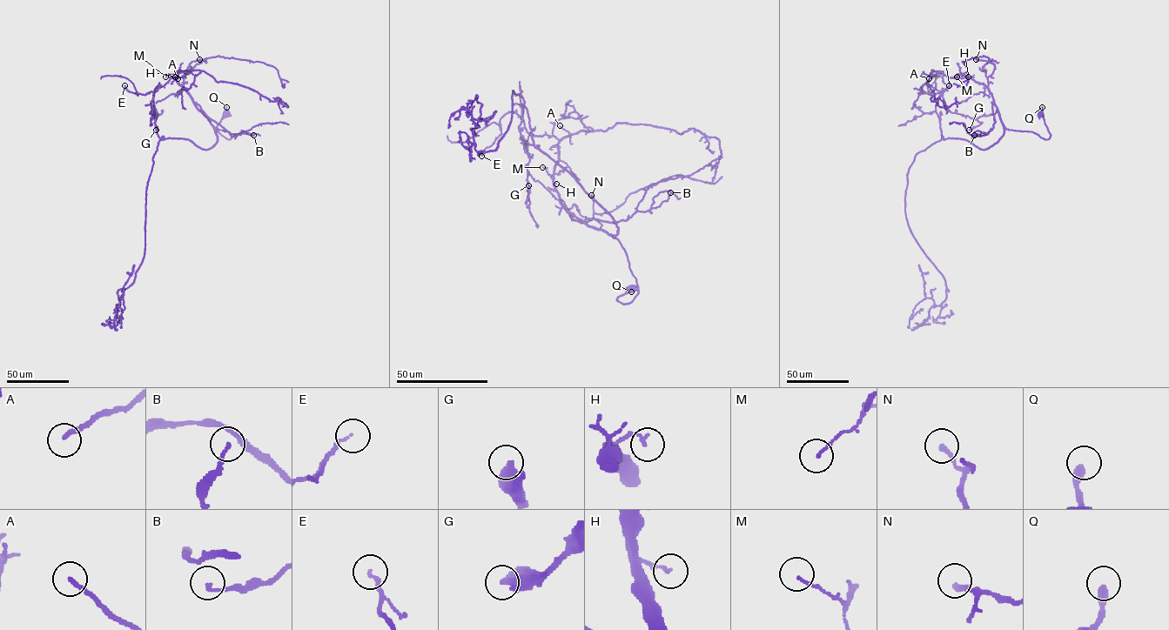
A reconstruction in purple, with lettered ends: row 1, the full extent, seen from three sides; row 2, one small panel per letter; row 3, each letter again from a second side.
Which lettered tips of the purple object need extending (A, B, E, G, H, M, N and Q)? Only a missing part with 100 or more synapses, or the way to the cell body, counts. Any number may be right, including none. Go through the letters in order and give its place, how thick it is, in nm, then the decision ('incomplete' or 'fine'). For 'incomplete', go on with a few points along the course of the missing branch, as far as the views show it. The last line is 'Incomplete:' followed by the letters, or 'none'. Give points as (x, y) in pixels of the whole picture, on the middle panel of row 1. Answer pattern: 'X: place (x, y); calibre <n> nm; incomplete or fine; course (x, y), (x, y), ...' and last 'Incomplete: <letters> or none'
A: place (560, 125); calibre 200 nm; fine
B: place (670, 192); calibre 80 nm; fine
E: place (481, 156); calibre 110 nm; fine
G: place (528, 185); calibre 550 nm; fine
H: place (556, 184); calibre 130 nm; fine
M: place (542, 167); calibre 120 nm; fine
N: place (591, 195); calibre 240 nm; fine
Q: place (631, 291); calibre 360 nm; fine
Incomplete: none

